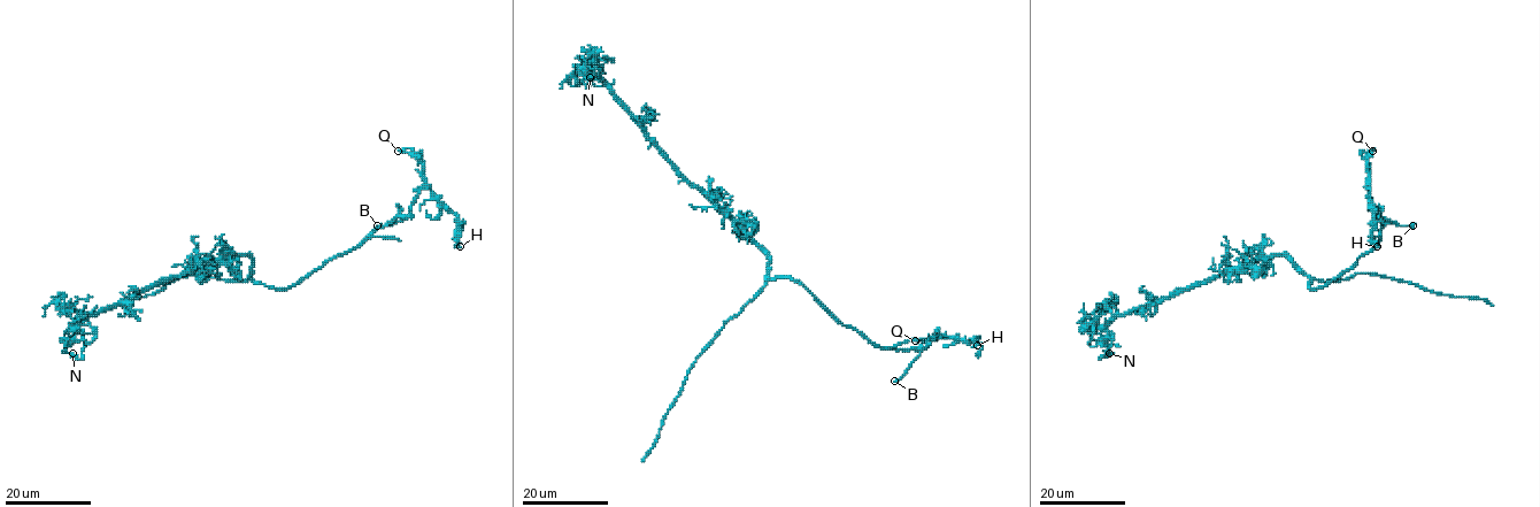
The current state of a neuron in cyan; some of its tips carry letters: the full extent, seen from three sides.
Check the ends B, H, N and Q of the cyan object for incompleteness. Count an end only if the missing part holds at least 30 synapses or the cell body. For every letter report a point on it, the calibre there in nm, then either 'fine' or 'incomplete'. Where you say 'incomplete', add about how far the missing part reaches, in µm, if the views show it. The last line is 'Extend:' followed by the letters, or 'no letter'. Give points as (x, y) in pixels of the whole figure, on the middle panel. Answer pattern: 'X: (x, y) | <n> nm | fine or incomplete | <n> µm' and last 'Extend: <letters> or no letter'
B: (894, 381) | 130 nm | fine
H: (977, 345) | 160 nm | fine
N: (590, 77) | 90 nm | fine
Q: (915, 340) | 190 nm | fine
Extend: no letter

